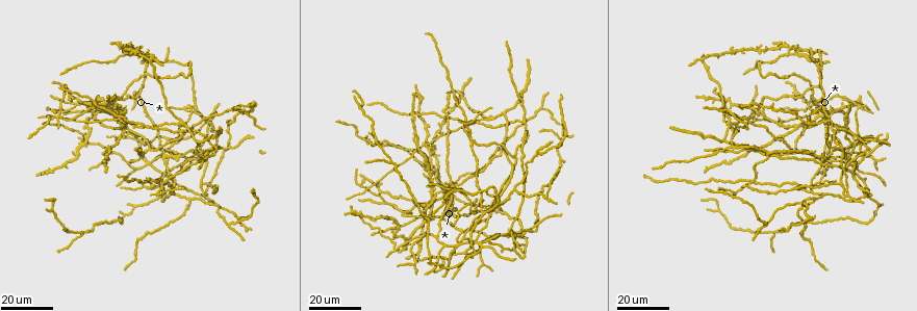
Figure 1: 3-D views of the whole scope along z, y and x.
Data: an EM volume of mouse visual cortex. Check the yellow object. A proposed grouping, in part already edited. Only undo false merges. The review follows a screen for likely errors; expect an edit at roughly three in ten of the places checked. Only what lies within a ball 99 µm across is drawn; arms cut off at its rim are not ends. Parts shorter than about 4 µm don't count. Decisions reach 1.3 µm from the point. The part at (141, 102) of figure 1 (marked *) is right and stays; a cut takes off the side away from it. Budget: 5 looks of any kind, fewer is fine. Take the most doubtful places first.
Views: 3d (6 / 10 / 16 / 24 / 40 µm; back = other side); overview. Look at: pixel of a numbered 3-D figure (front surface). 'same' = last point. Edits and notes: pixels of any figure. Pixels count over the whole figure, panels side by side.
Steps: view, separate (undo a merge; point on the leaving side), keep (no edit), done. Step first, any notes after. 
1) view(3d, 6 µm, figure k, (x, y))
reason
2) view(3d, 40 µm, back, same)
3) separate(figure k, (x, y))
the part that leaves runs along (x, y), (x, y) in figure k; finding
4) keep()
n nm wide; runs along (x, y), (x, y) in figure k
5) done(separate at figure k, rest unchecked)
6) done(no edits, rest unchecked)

view(3d, 16 µm, figure 1, (501, 211))
three-way junction

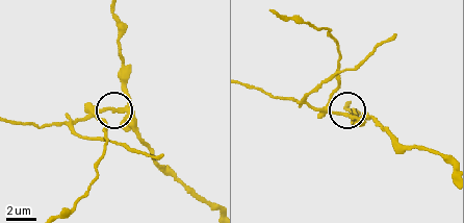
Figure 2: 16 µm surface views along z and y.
view(3d, 6 µm, figure 2, (120, 110))

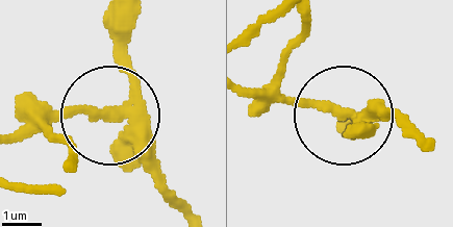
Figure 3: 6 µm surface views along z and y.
separate(figure 3, (65, 111))
260 nm wide; two neurons meet here

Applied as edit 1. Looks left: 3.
view(overview)

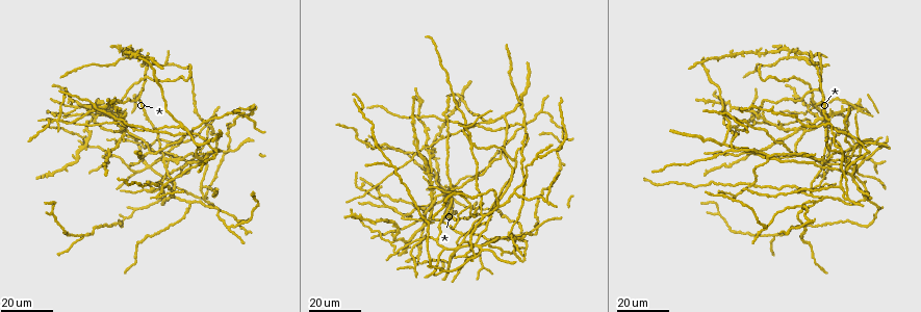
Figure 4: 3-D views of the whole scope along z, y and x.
view(3d, 16 µm, figure 4, (860, 108))
four-way junction

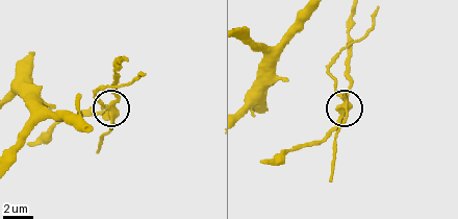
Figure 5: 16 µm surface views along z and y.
view(3d, 10 µm, figure 5, (344, 106))

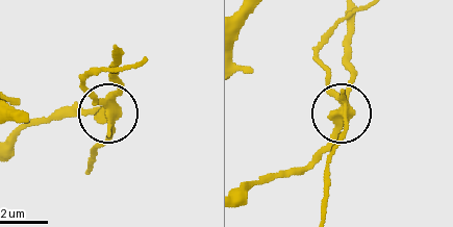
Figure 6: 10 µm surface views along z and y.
keep()
all the same neuron

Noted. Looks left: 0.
done(separate at figure 3, rest unchecked)

